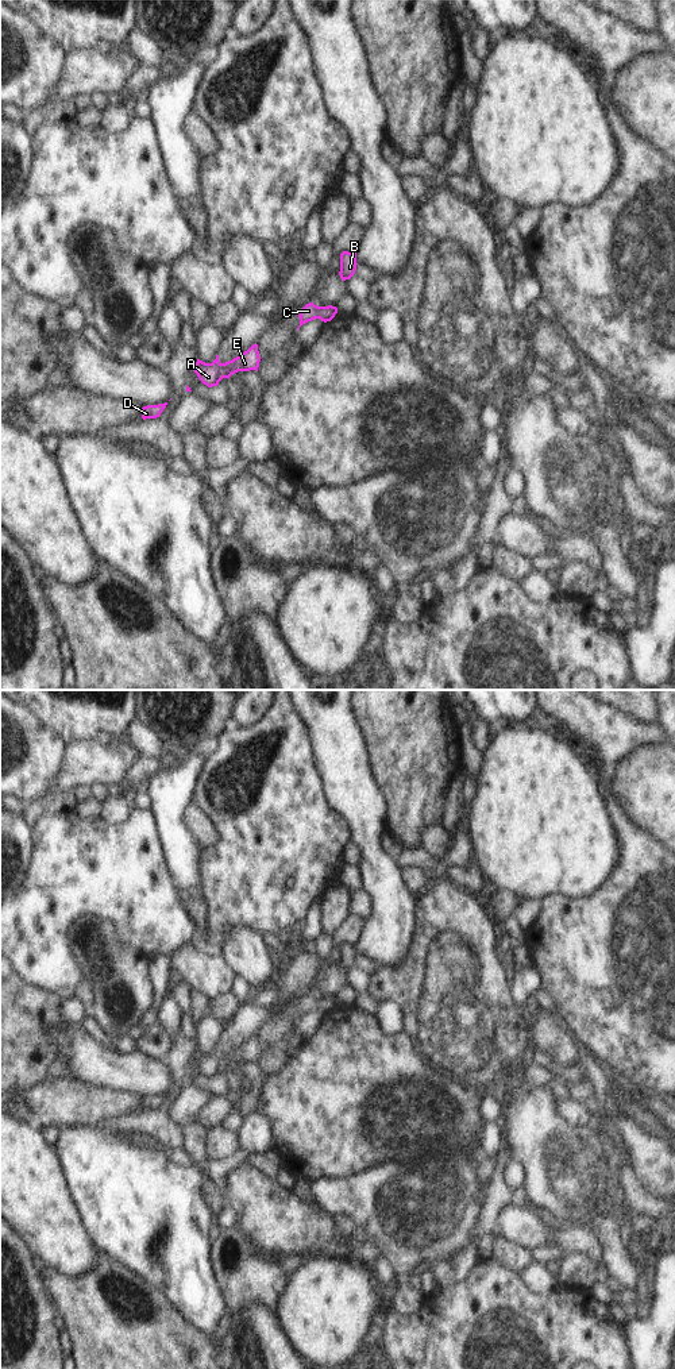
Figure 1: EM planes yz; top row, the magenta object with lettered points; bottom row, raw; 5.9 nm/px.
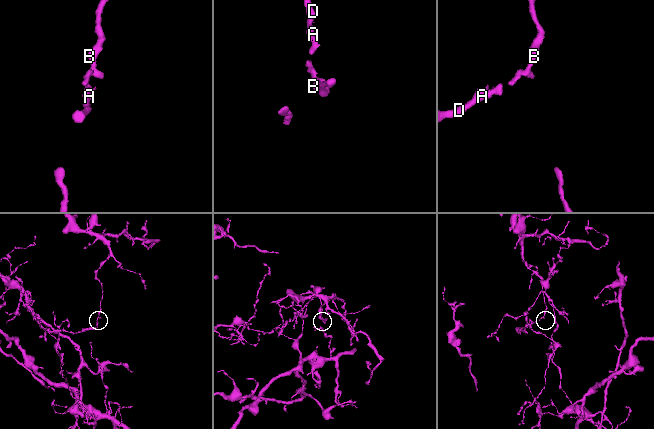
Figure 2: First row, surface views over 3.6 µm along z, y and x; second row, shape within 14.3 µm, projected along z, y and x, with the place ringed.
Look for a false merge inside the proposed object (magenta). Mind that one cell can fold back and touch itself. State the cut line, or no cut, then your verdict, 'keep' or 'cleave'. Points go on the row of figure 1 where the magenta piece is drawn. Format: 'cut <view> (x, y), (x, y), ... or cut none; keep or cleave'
cut yz (227, 362), (223, 369), (223, 377); cleave

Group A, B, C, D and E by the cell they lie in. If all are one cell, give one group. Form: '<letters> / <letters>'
A D / B C E

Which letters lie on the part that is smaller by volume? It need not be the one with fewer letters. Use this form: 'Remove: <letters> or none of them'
Remove: A, D

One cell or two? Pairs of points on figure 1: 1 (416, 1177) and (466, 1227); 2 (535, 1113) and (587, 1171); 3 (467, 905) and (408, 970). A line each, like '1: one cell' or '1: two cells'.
1: one cell
2: one cell
3: one cell

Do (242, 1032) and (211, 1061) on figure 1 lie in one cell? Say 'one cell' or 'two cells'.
one cell

